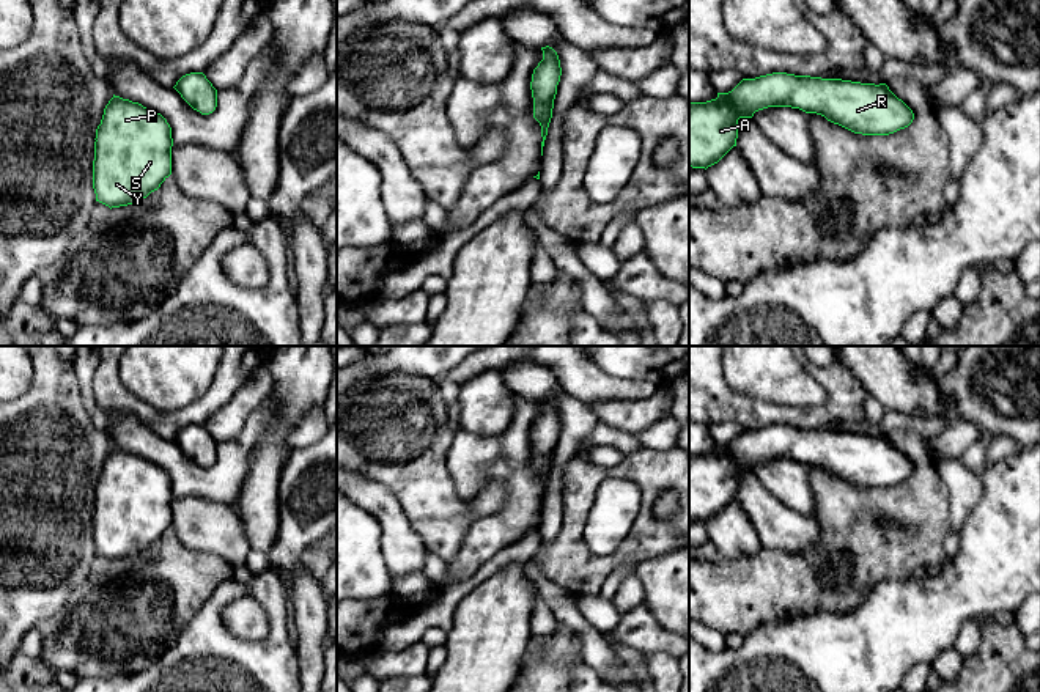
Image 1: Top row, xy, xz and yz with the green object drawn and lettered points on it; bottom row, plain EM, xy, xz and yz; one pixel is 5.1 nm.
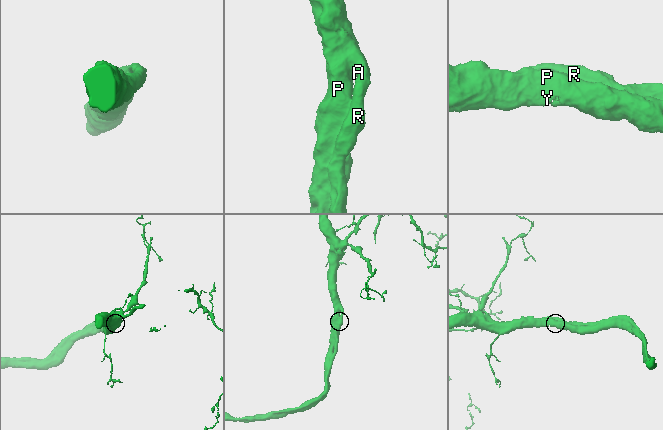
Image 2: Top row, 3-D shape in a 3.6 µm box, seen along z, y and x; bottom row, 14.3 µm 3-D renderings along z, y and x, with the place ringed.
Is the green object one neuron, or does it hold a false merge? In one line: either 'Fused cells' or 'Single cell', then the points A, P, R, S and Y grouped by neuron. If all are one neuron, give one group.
Single cell. Groups: A P R S Y

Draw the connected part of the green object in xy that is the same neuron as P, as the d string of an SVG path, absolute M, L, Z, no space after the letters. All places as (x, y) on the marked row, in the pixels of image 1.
M113 94L94 140L93 189L110 209L138 203L171 175L171 127L138 102Z

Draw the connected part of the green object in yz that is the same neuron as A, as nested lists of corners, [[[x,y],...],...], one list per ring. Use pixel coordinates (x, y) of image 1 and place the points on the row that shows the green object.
[[[773,72],[743,79],[716,99],[689,104],[689,167],[717,164],[738,138],[738,120],[768,107],[817,113],[854,134],[889,135],[908,127],[913,110],[886,83]]]

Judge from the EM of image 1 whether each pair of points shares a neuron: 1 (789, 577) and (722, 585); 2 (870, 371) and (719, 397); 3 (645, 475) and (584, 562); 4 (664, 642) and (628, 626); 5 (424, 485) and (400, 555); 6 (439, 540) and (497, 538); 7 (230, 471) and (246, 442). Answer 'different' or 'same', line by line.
1: same
2: different
3: same
4: same
5: different
6: different
7: same

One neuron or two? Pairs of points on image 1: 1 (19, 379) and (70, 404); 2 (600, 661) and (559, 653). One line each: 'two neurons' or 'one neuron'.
1: two neurons
2: two neurons

